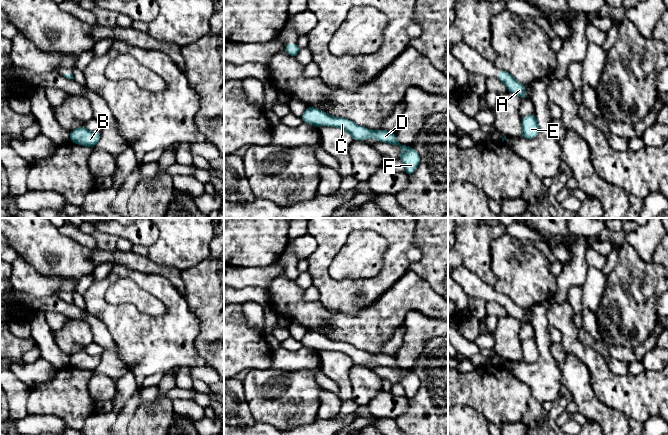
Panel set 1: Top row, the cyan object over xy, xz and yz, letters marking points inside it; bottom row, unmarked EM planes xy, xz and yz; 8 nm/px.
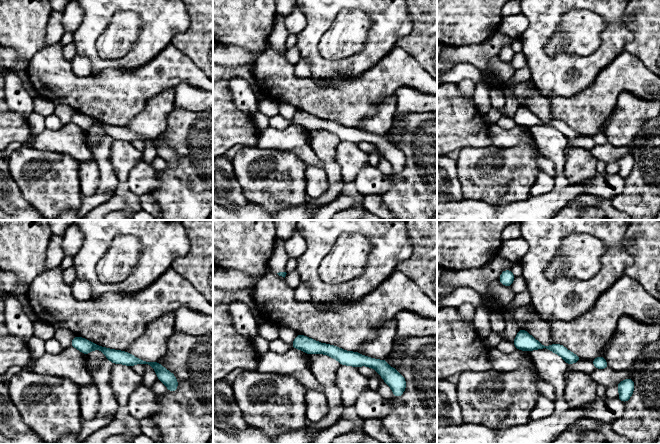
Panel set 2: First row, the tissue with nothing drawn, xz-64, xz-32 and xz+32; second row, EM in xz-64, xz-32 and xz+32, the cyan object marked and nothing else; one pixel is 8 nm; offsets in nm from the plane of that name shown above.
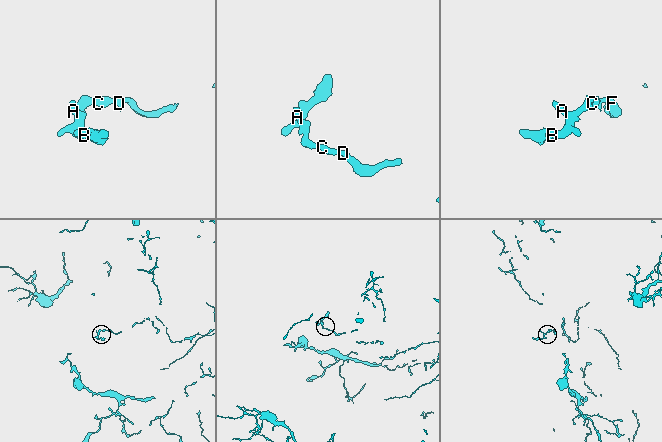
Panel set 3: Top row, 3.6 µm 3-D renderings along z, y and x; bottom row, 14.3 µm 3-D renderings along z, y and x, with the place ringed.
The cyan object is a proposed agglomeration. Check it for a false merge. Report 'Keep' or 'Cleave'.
Keep

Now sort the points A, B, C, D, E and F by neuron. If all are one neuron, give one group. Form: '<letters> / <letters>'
A B C D E F

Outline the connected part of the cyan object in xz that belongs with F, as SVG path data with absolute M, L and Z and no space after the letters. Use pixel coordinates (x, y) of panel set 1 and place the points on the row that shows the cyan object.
M308 106L301 116L306 124L311 124L316 127L329 126L337 127L347 131L353 140L365 140L369 138L376 138L379 142L389 143L400 146L402 148L400 160L405 165L405 173L410 175L414 173L420 163L420 156L418 152L409 148L408 145L400 144L394 132L386 130L370 130L365 127L359 126L347 118L333 117L321 109Z

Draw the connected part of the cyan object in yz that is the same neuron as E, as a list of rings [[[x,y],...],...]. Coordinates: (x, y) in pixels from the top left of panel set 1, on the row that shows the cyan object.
[[[527,115],[521,120],[523,132],[520,137],[533,139],[539,134],[539,123],[536,115]]]

